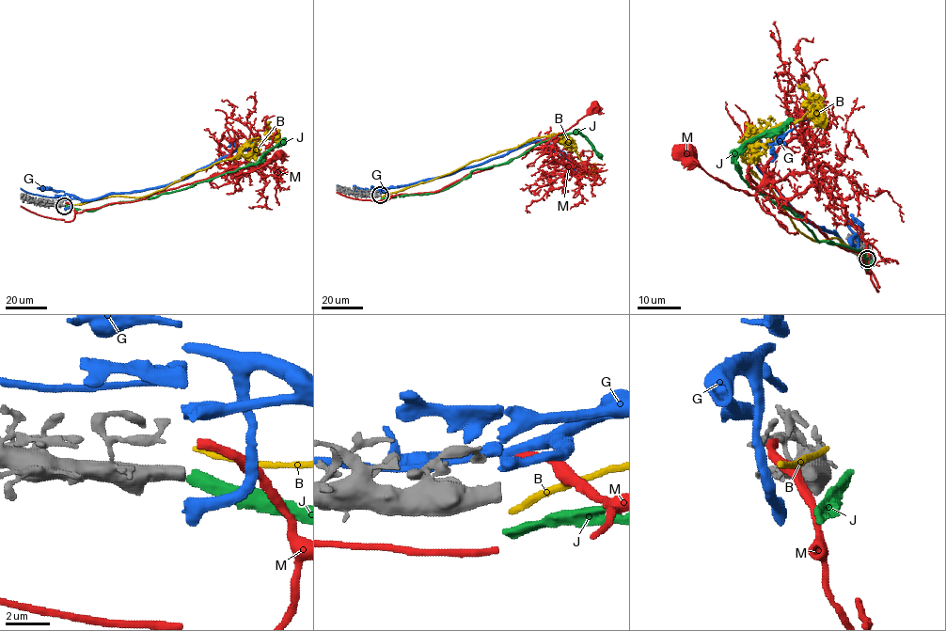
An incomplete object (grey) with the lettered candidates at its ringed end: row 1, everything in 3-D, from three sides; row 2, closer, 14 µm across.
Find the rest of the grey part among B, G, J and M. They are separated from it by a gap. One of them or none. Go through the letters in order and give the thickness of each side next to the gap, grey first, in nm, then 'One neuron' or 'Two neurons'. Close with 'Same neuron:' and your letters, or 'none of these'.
B: Thickness 600 nm (grey) against 380 nm. Two neurons
G: Thickness 600 nm (grey) against 600 nm. Two neurons
J: Thickness 600 nm (grey) against 600 nm. Two neurons
M: Thickness 600 nm (grey) against 400 nm. Two neurons
Same neuron: none of these

